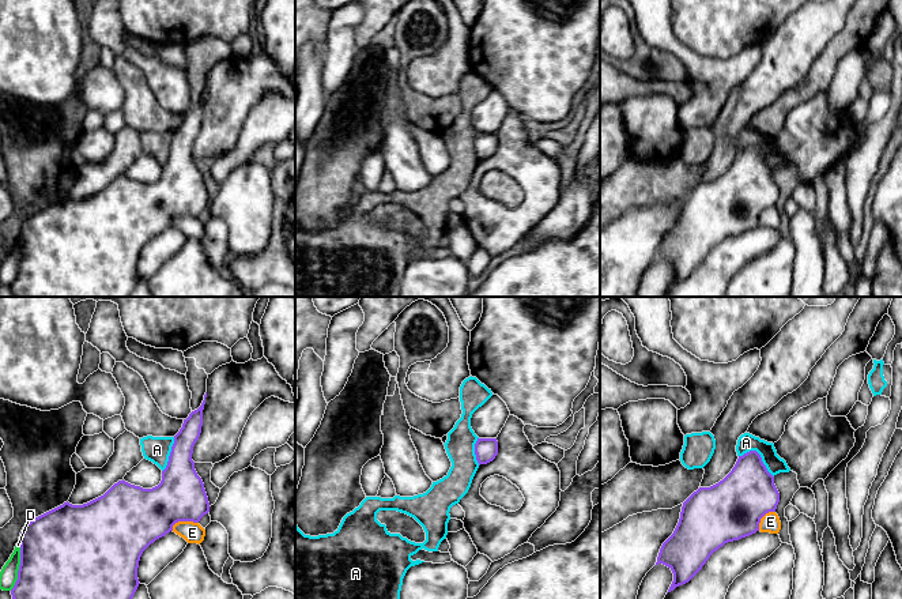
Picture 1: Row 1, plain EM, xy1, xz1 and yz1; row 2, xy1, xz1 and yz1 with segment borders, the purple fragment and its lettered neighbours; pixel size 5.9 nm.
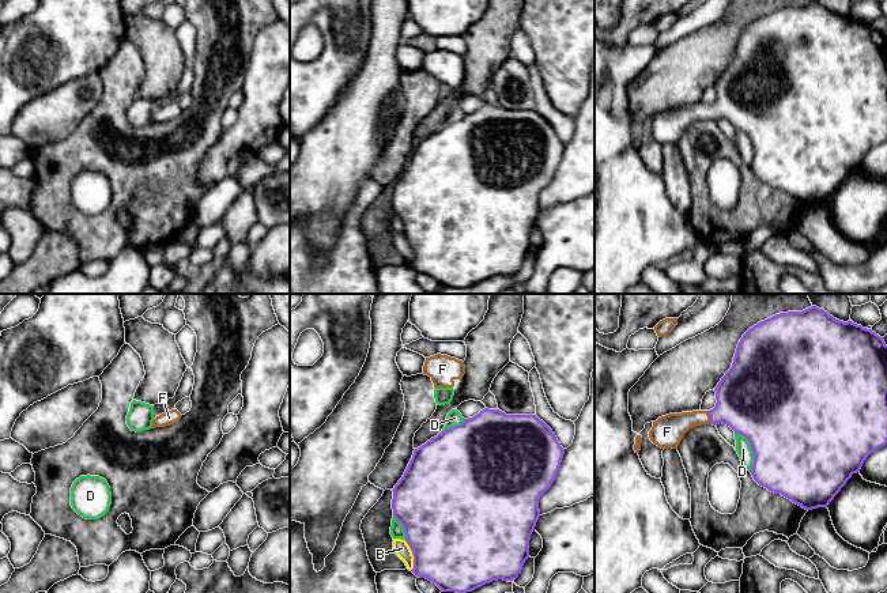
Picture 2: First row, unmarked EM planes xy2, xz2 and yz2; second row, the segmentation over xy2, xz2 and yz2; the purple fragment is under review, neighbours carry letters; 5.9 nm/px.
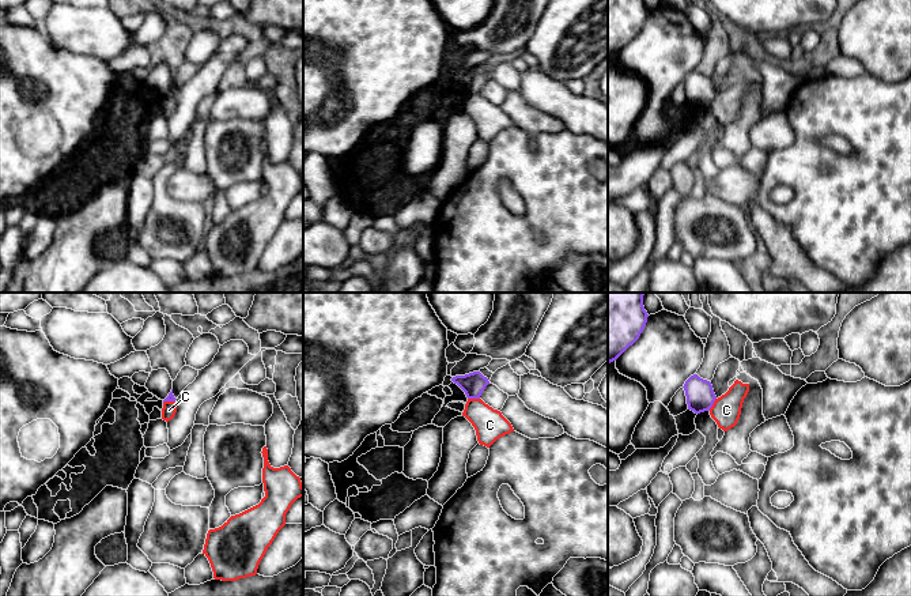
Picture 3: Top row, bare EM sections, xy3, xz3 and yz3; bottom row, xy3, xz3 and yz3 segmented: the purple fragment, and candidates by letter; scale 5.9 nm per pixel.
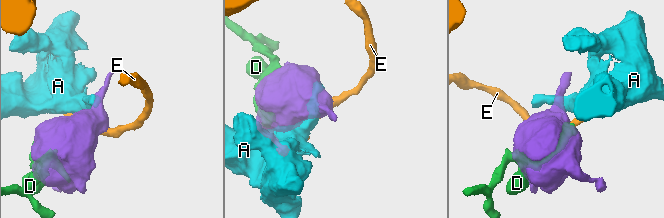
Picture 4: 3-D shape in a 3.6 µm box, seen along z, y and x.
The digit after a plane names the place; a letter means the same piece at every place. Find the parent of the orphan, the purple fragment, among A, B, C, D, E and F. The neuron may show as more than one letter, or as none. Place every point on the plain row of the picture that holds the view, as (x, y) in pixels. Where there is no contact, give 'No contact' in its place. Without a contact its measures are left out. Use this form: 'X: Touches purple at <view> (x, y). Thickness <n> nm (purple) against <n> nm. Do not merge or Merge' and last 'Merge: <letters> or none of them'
A: Touches purple at yz1 (759, 151). Thickness 320 nm (purple) against 110 nm. Do not merge
B: Touches purple at xz2 (412, 249). Thickness 500 nm (purple) against 90 nm. Do not merge
C: Touches purple at yz3 (713, 98). Thickness 170 nm (purple) against 170 nm. Do not merge
D: Touches purple at xy1 (19, 262). Thickness 500 nm (purple) against 110 nm. Do not merge
E: Touches purple at xy1 (182, 215). Thickness 340 nm (purple) against 120 nm. Do not merge
F: Touches purple at yz2 (710, 113). Thickness 380 nm (purple) against 170 nm. Merge
Merge: F

